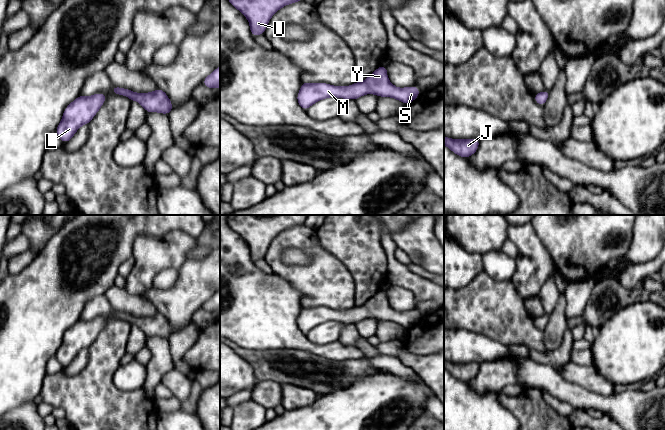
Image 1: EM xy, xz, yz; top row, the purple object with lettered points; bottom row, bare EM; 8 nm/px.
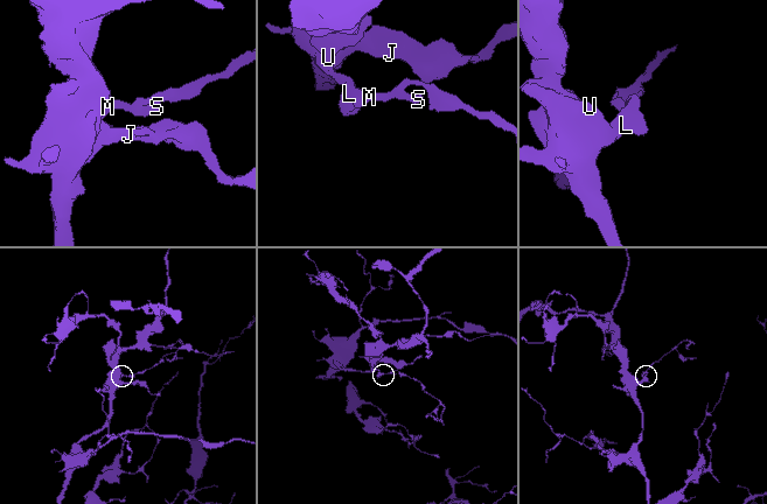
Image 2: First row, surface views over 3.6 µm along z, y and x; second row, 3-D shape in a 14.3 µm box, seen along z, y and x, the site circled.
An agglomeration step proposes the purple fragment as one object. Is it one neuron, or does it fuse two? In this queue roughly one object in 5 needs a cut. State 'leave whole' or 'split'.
leave whole

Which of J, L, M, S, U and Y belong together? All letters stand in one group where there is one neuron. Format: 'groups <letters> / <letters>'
groups J L M S U Y

